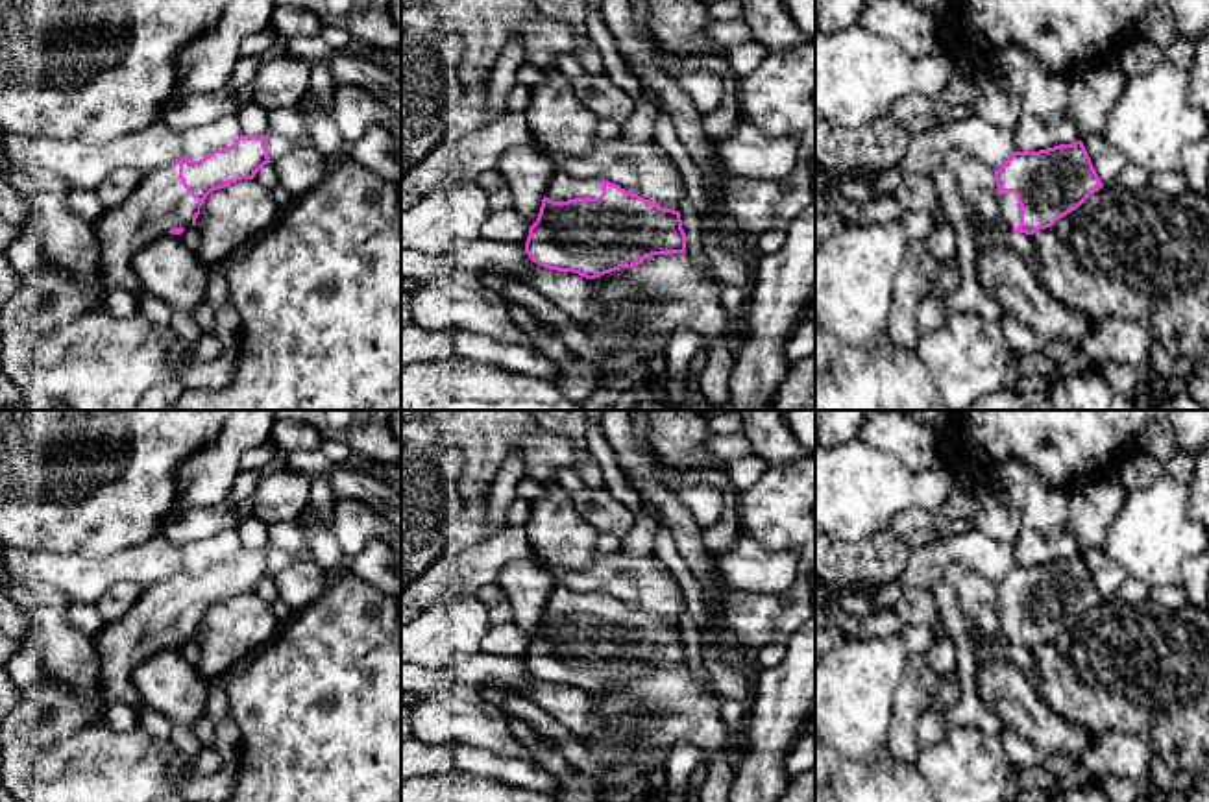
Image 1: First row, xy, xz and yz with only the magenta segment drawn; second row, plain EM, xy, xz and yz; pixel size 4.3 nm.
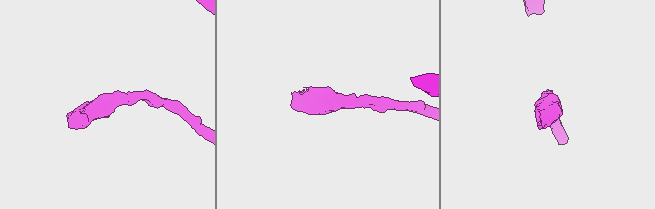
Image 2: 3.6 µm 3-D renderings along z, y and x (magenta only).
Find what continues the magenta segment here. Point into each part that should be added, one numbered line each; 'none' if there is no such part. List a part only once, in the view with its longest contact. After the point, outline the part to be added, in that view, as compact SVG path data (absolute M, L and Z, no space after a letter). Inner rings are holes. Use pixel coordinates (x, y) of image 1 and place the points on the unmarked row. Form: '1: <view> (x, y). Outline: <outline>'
1: xz (562, 601). Outline: M556 584L543 610L553 615L568 615L573 612L599 612L601 608L601 593L579 593L562 584Z

